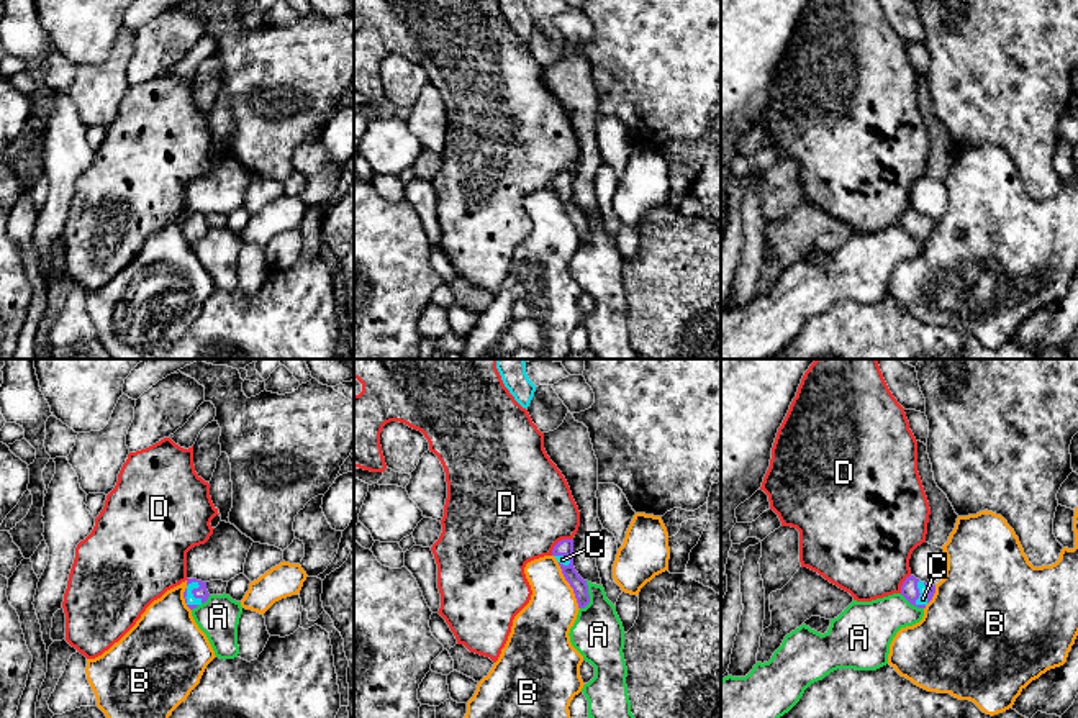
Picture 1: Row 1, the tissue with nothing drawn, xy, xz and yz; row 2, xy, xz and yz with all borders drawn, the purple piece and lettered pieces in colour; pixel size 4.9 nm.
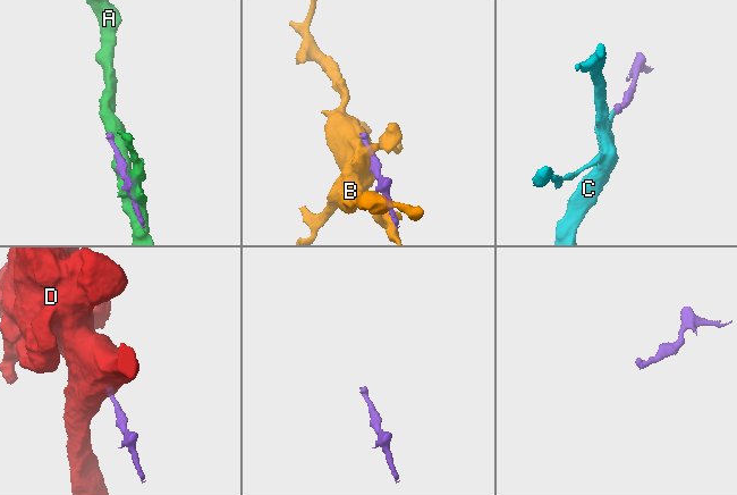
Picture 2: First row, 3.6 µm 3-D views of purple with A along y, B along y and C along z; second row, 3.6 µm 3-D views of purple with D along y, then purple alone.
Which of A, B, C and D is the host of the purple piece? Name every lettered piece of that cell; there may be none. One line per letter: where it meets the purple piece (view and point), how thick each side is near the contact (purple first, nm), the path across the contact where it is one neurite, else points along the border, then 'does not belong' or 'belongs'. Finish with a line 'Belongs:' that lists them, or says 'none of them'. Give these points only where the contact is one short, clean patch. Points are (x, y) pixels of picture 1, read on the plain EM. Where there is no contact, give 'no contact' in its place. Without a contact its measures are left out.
A: meets purple in xz at (588, 228); 80 nm thick on the purple side, 260 nm on the other; does not belong
B: meets purple in xz at (570, 218); 80 nm thick on the purple side, 260 nm on the other; does not belong
C: meets purple in yz at (919, 227); 90 nm thick on the purple side, 50 nm on the other; runs through yz (910, 223), (919, 227), (923, 231); belongs
D: meets purple in xz at (559, 174); 80 nm thick on the purple side, 500 nm on the other; border along xz (572, 171), (562, 171), (551, 187); does not belong
Belongs: C

